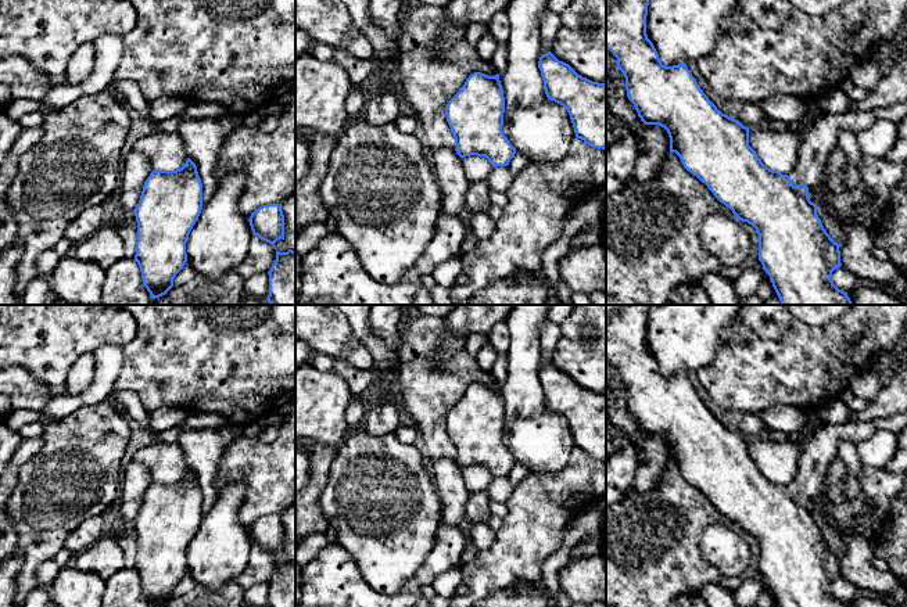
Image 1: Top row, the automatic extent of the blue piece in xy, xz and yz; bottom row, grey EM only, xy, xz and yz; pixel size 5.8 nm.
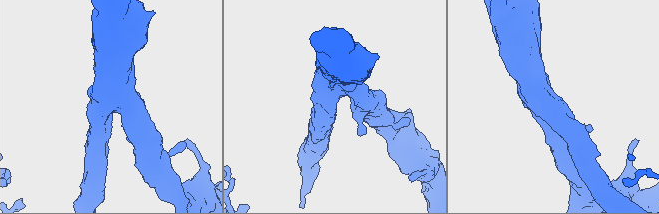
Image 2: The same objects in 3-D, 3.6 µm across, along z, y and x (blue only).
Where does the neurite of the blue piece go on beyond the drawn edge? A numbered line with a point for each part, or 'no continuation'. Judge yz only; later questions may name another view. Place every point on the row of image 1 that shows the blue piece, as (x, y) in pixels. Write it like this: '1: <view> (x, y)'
1: yz (818, 142)

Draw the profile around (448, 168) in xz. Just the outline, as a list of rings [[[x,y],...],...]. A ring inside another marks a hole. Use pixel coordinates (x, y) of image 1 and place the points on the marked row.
[[[449,147],[433,150],[433,169],[441,190],[440,215],[460,216],[466,206],[470,182],[466,177],[462,158]]]

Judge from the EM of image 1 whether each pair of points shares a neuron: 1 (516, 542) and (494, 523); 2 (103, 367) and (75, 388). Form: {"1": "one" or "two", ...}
{"1": "two", "2": "two"}

